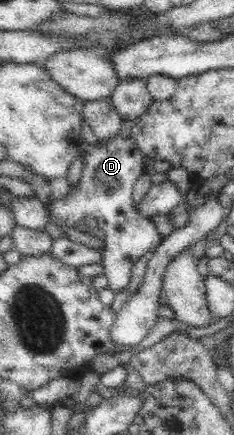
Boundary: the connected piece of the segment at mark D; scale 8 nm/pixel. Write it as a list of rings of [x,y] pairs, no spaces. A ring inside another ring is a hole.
[[[116,136],[110,142],[98,142],[98,146],[86,146],[84,151],[82,177],[72,194],[64,200],[52,198],[46,203],[48,217],[55,216],[69,227],[82,224],[86,215],[97,220],[98,229],[105,233],[103,246],[103,274],[108,278],[108,286],[114,293],[128,286],[130,268],[139,258],[155,249],[163,239],[151,219],[137,213],[132,188],[137,179],[144,174],[146,157],[131,139]]]

